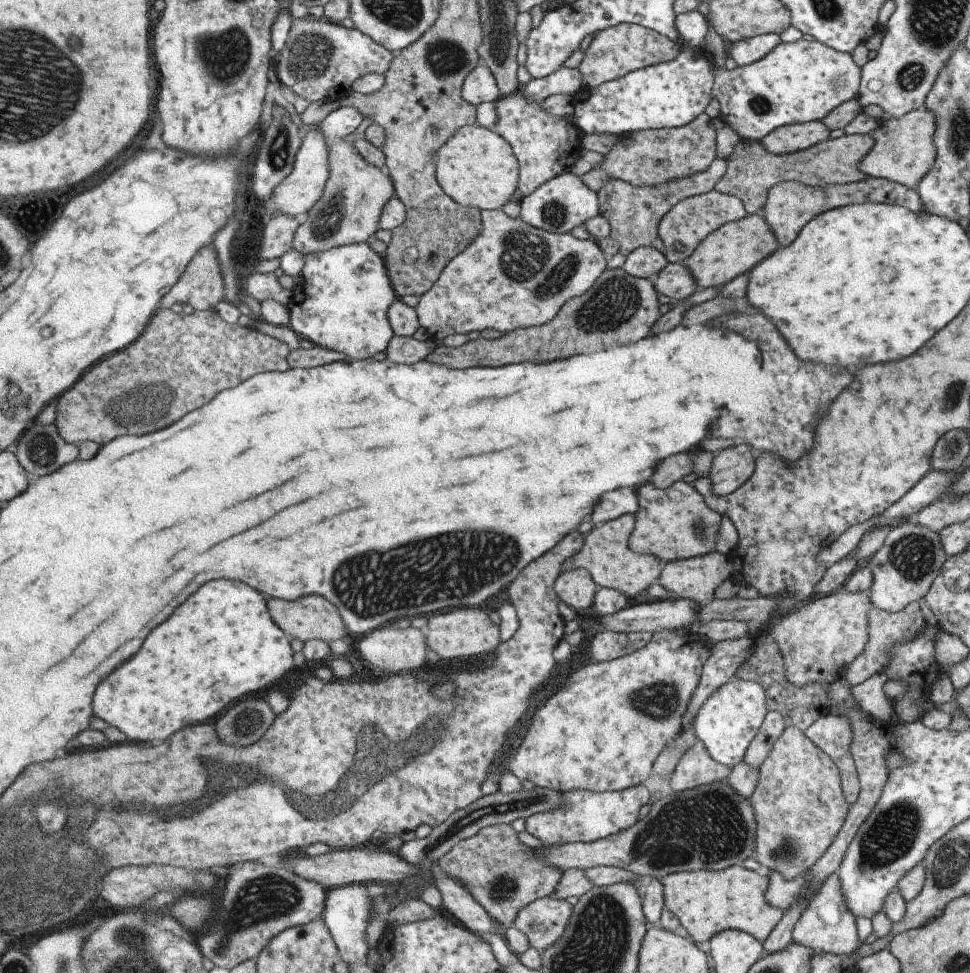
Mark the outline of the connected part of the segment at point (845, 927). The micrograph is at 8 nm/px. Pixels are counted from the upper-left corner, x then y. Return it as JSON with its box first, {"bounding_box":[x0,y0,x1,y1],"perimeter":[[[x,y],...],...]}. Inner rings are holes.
{"bounding_box":[793,874,862,957],"perimeter":[[[836,874],[830,875],[805,904],[803,913],[793,926],[793,943],[811,949],[814,953],[828,953],[834,956],[851,957],[857,950],[862,950],[861,934],[856,931],[855,916],[846,908],[842,889]]]}

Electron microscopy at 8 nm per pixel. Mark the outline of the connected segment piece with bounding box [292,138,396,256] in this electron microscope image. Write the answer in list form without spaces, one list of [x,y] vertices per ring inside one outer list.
[[[344,138],[336,140],[329,154],[329,166],[331,178],[325,188],[325,196],[303,218],[293,242],[292,249],[305,256],[374,239],[375,232],[380,229],[383,208],[396,196],[388,173],[369,164],[353,142]]]

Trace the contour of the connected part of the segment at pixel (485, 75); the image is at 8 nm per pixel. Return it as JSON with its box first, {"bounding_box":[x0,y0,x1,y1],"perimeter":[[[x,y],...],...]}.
{"bounding_box":[462,63,502,106],"perimeter":[[[480,63],[467,76],[462,89],[462,96],[475,106],[487,102],[495,103],[502,98],[499,84],[493,72],[484,63]]]}

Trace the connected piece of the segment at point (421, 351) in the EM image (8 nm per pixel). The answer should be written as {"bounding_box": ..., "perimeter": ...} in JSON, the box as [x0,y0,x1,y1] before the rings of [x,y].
{"bounding_box":[385,335,437,364],"perimeter":[[[395,335],[385,354],[397,364],[415,364],[419,360],[425,360],[437,347],[430,337],[419,341],[412,337]]]}

